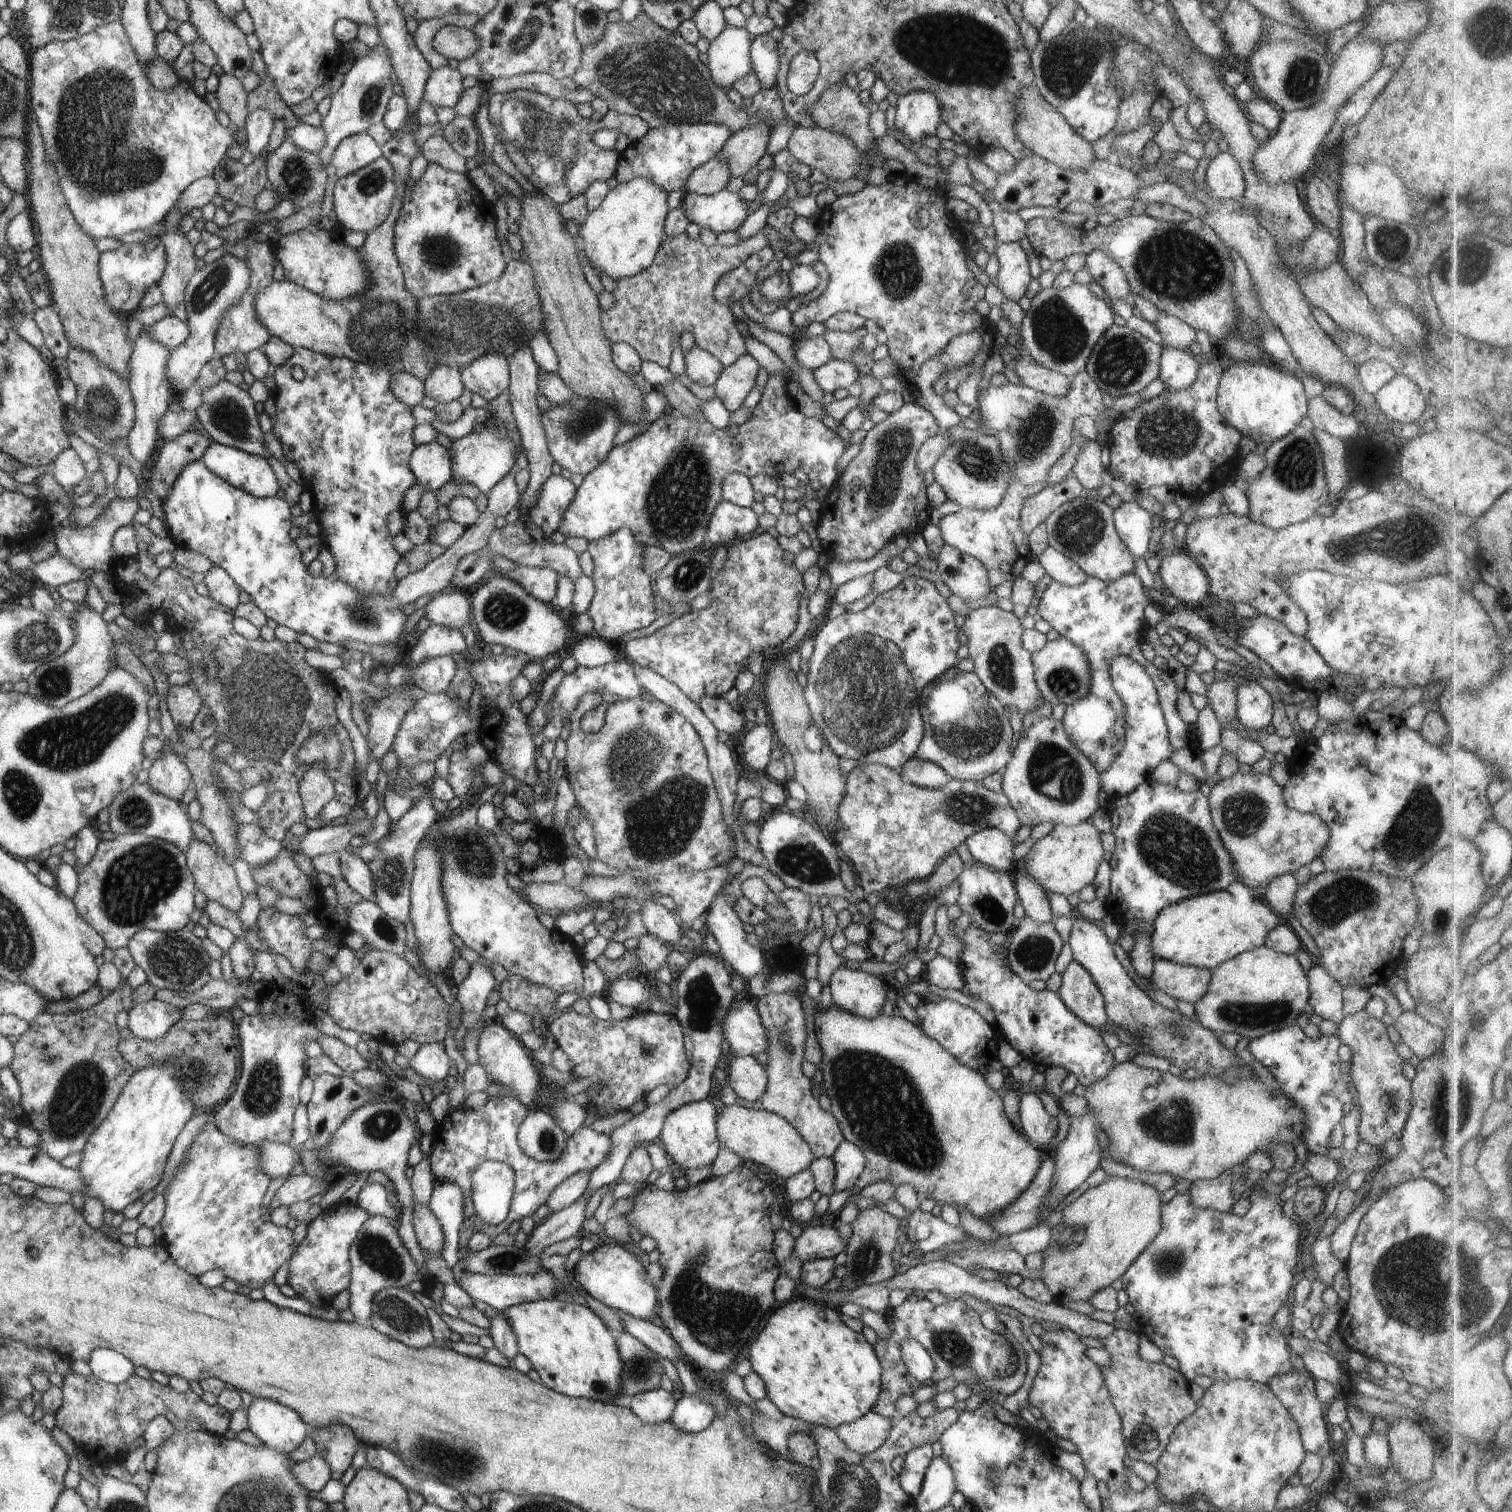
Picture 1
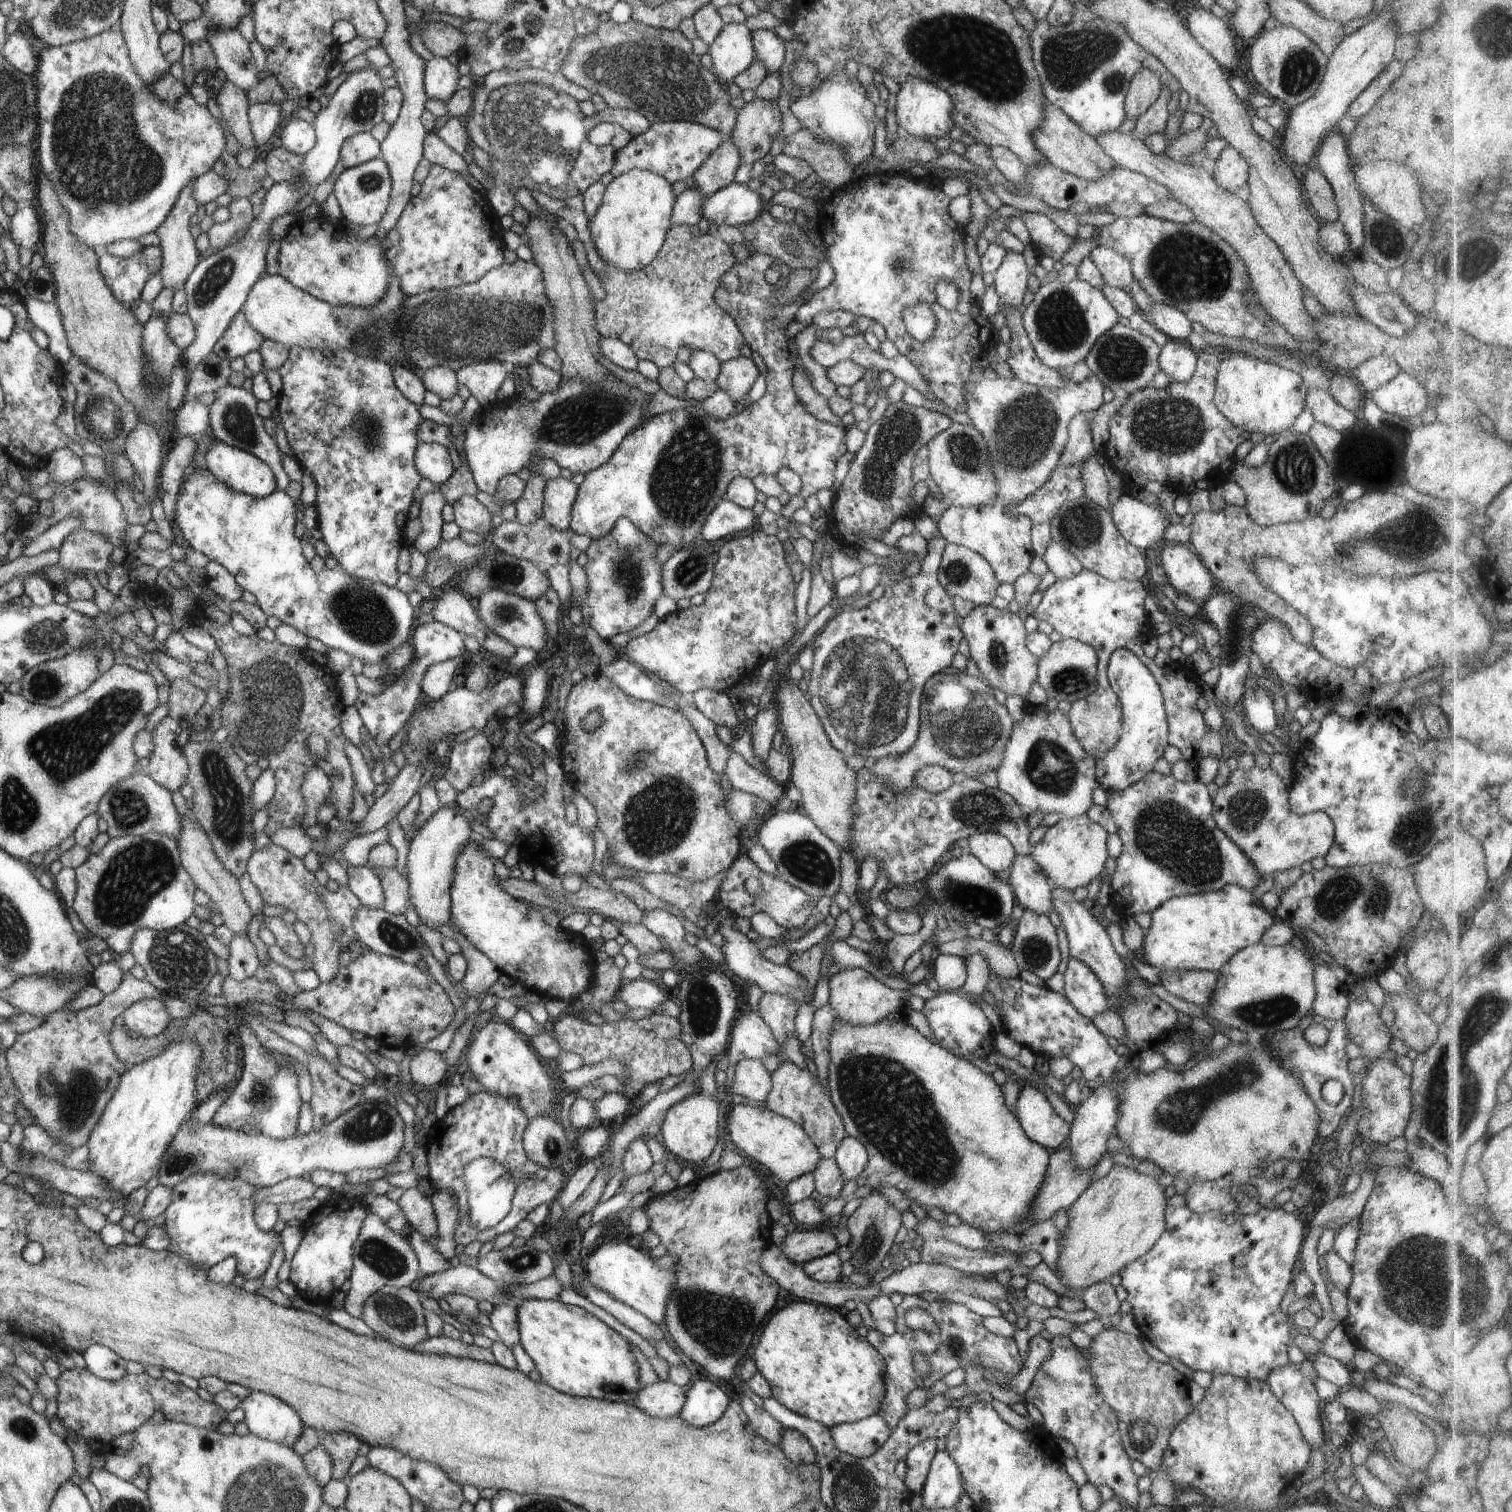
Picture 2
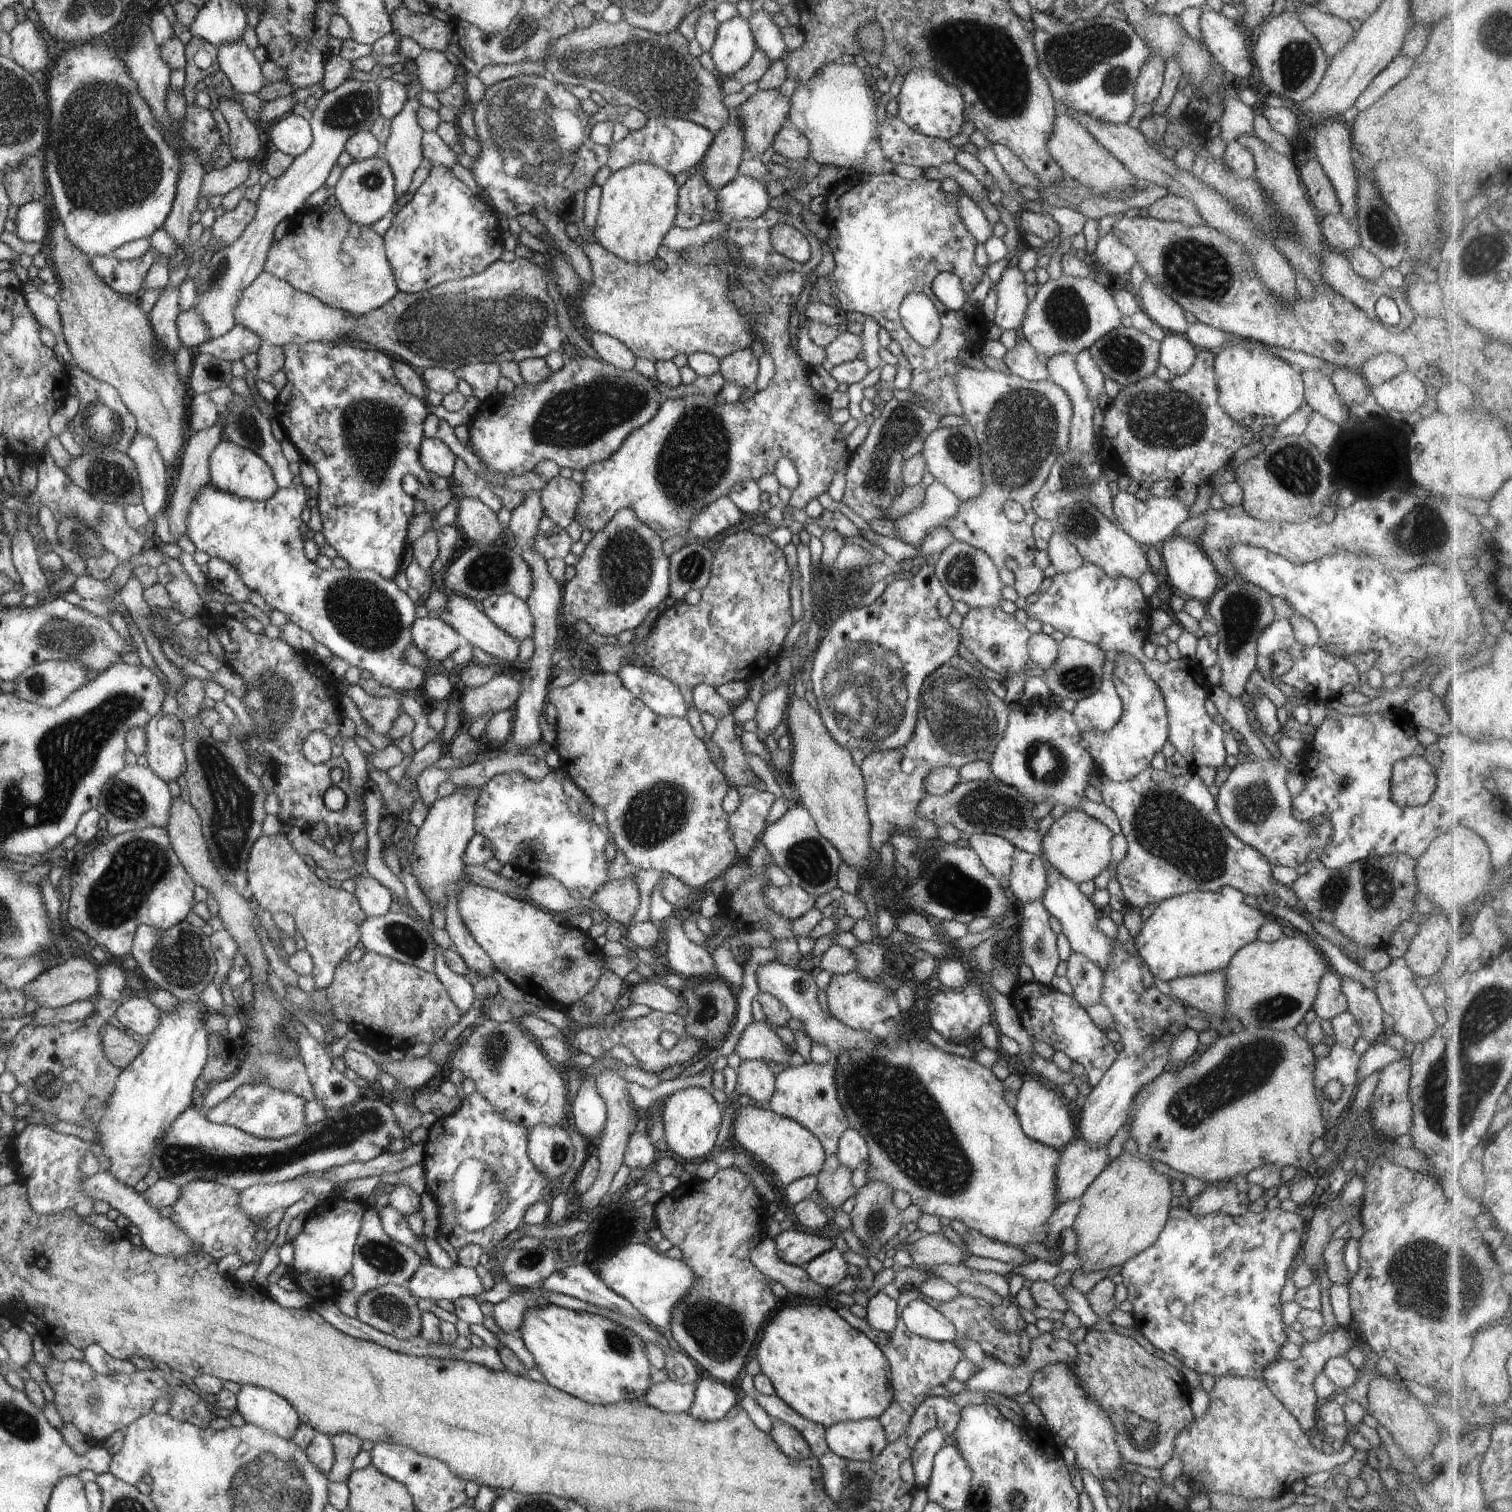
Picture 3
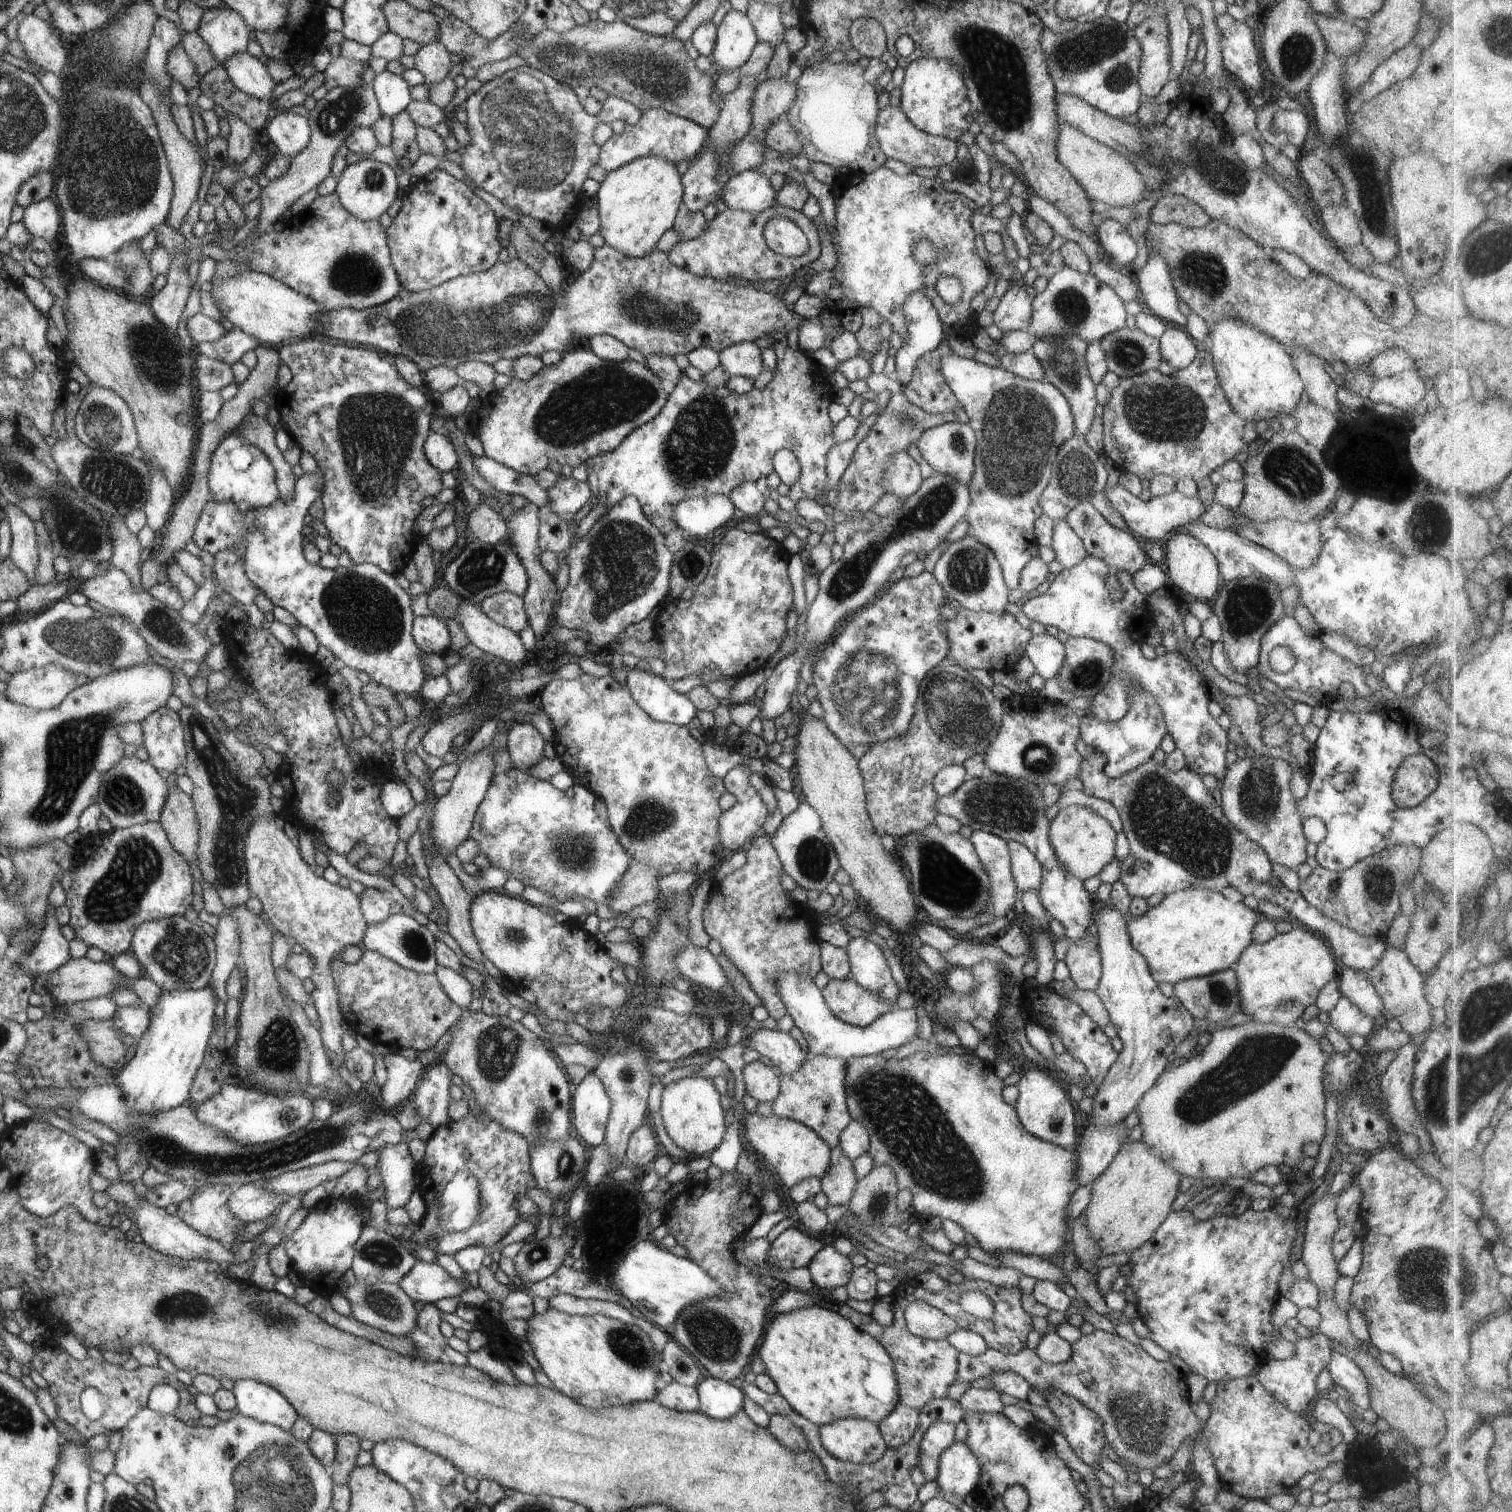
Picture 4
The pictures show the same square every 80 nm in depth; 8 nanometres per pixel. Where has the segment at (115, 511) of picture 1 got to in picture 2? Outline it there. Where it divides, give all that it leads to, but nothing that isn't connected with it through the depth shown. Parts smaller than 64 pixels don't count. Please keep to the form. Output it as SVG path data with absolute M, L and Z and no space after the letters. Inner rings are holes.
M84 528L74 530L66 535L66 540L62 542L62 548L60 548L60 566L64 568L66 572L67 582L72 582L76 578L76 572L83 571L85 569L92 568L96 573L109 572L114 568L111 565L110 554L114 550L112 544L102 536L100 530L93 530L88 532Z

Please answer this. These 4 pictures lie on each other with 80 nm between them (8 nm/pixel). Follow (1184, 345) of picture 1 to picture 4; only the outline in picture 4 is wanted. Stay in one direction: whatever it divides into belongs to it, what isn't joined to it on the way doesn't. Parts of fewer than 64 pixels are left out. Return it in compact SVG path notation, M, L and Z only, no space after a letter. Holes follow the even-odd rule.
M1150 251L1148 262L1137 277L1140 301L1146 312L1160 318L1166 325L1184 329L1187 317L1178 307L1178 297L1163 257Z

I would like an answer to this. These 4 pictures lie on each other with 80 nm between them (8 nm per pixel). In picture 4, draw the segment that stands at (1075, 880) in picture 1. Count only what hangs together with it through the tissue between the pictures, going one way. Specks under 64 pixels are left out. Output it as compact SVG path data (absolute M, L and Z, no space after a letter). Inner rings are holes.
M1070 805L1060 810L1049 824L1049 841L1058 862L1071 875L1083 881L1096 876L1115 859L1116 835L1108 821L1080 805Z

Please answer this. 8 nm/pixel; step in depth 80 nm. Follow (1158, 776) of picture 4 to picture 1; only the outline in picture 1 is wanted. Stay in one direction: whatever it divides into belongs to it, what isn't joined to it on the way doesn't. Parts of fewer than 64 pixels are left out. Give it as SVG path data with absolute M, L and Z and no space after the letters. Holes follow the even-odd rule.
M1151 779L1142 782L1134 792L1110 800L1107 809L1112 820L1110 833L1116 836L1116 848L1109 862L1112 874L1106 879L1109 882L1105 894L1116 896L1116 914L1125 919L1152 925L1158 912L1168 904L1225 890L1238 880L1234 860L1230 852L1226 852L1226 846L1214 827L1208 796L1204 796L1200 790L1182 792L1177 786Z

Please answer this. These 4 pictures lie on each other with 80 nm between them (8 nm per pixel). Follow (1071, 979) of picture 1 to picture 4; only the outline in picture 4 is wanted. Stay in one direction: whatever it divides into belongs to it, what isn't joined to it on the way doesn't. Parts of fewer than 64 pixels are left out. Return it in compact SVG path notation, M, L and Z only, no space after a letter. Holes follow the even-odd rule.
M1092 923L1084 939L1071 943L1065 963L1077 988L1095 992L1101 977L1101 956L1096 940L1098 925Z

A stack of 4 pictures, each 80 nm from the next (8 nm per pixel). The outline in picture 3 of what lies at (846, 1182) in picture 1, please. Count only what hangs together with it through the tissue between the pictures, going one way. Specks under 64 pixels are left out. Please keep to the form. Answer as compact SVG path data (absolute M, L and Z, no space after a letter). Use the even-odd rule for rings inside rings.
M848 1128L840 1137L835 1155L840 1164L847 1166L853 1172L861 1165L867 1166L869 1148L865 1138L857 1130Z

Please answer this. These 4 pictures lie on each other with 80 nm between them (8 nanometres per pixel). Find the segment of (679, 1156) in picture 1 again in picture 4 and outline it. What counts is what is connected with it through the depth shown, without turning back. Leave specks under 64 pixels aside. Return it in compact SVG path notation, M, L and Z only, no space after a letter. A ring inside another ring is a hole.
M698 1076L672 1082L663 1088L661 1114L666 1132L670 1135L672 1142L688 1155L696 1154L696 1156L704 1157L704 1154L710 1154L716 1150L723 1141L726 1128L720 1095L711 1078Z

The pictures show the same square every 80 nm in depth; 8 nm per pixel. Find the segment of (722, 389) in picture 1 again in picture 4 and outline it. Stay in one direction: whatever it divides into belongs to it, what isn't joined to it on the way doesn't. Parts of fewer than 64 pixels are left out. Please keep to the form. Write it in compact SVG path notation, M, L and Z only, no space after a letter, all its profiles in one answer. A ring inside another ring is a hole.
M742 341L725 348L719 354L719 364L730 377L744 377L755 381L765 370L762 352L755 343Z

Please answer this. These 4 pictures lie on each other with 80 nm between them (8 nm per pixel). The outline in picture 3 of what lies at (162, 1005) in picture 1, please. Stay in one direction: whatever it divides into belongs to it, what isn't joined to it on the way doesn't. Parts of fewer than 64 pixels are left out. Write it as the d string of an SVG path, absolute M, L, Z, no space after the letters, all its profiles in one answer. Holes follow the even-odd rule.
M146 995L132 997L124 1001L116 1012L116 1018L130 1034L136 1033L148 1037L160 1024L160 1008Z

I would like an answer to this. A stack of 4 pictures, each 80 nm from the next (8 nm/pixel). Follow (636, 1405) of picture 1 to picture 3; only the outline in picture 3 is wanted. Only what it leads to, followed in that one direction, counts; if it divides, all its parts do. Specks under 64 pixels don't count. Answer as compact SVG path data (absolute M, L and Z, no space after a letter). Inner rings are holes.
M668 1379L650 1385L640 1401L664 1413L686 1413L692 1406L695 1383L681 1385Z

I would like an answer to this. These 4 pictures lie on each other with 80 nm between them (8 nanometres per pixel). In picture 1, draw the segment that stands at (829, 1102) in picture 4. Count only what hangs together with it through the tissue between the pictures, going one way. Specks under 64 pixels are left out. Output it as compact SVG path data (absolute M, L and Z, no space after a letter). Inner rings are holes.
M766 992L756 1005L762 1026L766 1028L770 1046L765 1054L768 1062L764 1065L768 1074L768 1088L760 1104L767 1112L772 1112L781 1118L786 1118L798 1130L798 1134L808 1142L810 1150L816 1158L832 1159L838 1146L845 1140L840 1130L836 1116L819 1105L819 1100L812 1093L811 1079L802 1073L804 1043L808 1036L806 1032L805 1014L799 996L795 993Z

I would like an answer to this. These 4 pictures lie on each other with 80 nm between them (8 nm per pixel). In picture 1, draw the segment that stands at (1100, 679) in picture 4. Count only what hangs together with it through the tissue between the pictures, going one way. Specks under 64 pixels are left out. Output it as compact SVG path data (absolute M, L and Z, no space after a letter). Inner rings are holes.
M1059 637L1047 642L1040 652L1034 652L1035 682L1043 700L1050 704L1073 704L1090 692L1090 662L1084 648L1076 646L1070 640Z

